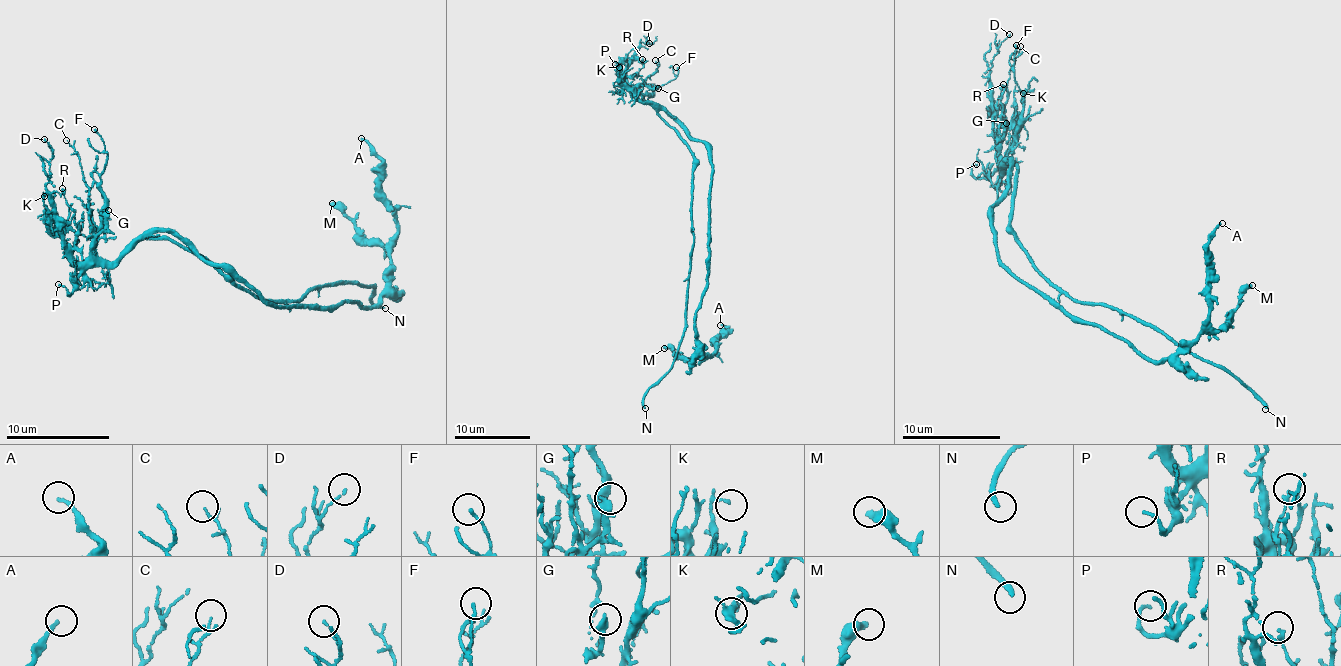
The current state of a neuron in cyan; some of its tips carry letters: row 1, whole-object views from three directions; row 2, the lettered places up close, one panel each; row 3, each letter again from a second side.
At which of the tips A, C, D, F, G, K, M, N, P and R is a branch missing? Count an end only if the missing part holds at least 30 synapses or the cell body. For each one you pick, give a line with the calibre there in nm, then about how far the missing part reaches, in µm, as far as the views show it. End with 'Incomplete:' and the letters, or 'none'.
N: 220 nm | 25 µm
Incomplete: N

